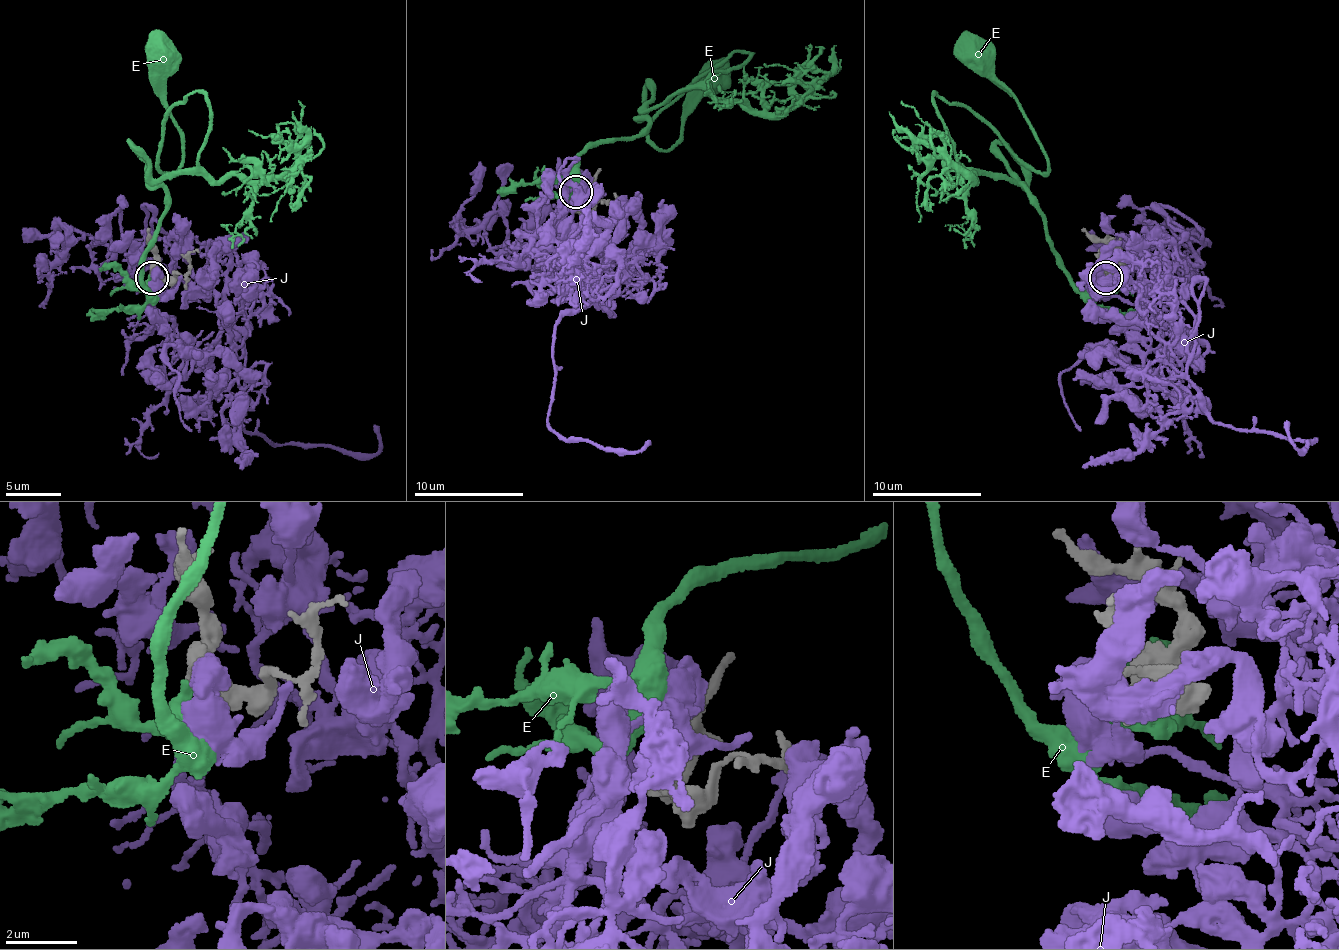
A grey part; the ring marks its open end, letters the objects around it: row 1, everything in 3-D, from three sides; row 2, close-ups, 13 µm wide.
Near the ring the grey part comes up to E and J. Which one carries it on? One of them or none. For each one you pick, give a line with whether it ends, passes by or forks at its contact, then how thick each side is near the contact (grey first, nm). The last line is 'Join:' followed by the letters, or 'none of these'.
E: it passes by | 440/400 nm
Join: E

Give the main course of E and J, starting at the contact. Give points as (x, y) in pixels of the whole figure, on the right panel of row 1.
E: (1104, 278), (1075, 286), (1037, 201), (1016, 182), (969, 173), (972, 181), (940, 156), (919, 186), (919, 222)
J: (1103, 275), (1166, 352), (1172, 307), (1193, 318), (1188, 381), (1214, 420), (1314, 441), (1297, 448), (1286, 421)

